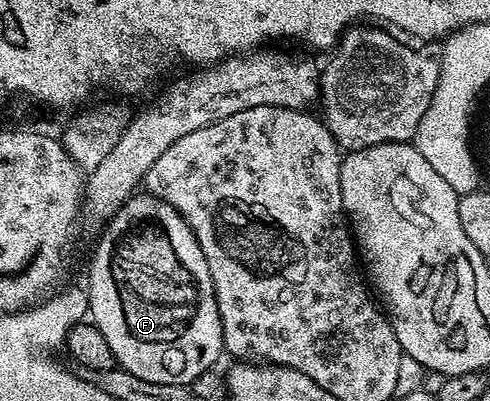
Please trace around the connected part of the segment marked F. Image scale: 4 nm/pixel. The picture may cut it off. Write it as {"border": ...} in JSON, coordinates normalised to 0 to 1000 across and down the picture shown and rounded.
{"border":[[[292,476],[282,486],[269,486],[247,514],[233,539],[218,551],[218,574],[202,601],[202,631],[186,641],[186,713],[176,713],[178,766],[182,773],[182,800],[214,835],[214,855],[222,855],[222,875],[235,890],[235,908],[245,920],[263,925],[263,935],[282,935],[286,945],[304,945],[304,955],[361,955],[363,960],[388,960],[420,920],[433,918],[445,895],[447,880],[457,878],[455,818],[447,793],[443,746],[435,726],[435,696],[427,686],[427,656],[418,646],[418,626],[410,626],[410,606],[394,574],[382,564],[382,549],[347,511],[341,499]]]}

